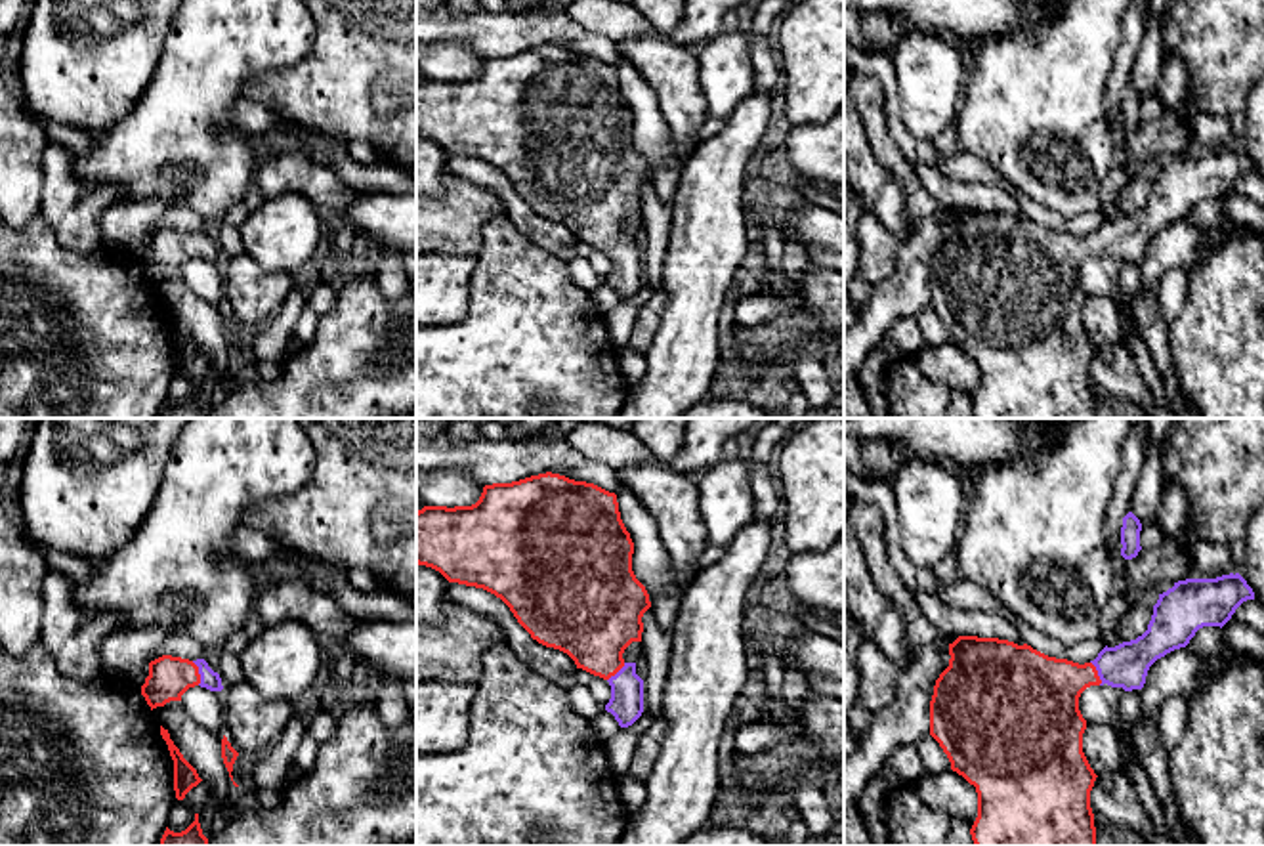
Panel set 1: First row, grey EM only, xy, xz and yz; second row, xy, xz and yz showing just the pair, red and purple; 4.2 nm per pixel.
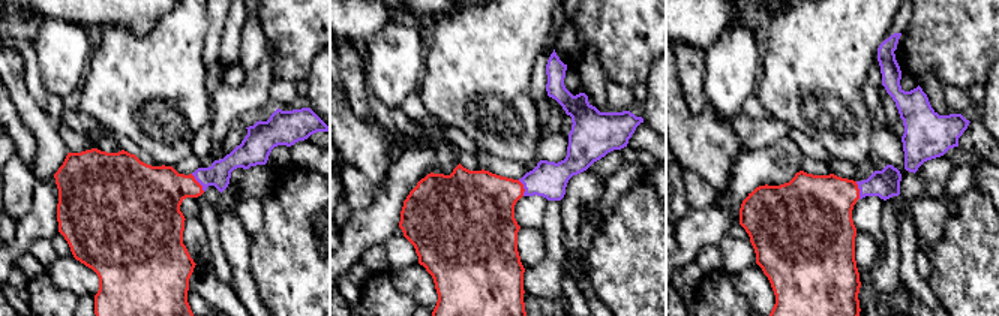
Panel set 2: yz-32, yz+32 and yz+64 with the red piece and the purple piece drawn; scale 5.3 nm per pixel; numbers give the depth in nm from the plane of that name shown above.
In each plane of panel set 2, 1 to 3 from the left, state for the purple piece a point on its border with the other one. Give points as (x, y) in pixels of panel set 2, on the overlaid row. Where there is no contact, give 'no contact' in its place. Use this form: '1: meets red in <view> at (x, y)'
1: meets red in yz-32 at (198, 183)
2: meets red in yz+32 at (522, 187)
3: meets red in yz+64 at (858, 190)

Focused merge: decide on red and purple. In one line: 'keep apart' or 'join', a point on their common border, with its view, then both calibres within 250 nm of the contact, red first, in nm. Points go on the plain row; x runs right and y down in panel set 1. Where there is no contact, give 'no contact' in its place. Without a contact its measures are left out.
join | xy (197, 245) | 180/80 nm

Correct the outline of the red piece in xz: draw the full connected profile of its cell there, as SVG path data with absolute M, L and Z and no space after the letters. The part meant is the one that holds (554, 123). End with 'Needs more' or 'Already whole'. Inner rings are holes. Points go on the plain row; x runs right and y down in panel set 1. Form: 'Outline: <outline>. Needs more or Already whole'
Outline: M552 44L485 57L472 78L424 78L416 84L416 136L439 143L449 155L495 166L533 212L607 252L611 271L605 283L621 300L643 285L643 252L622 225L632 214L642 214L642 189L651 180L632 143L632 126L617 67Z. Needs more

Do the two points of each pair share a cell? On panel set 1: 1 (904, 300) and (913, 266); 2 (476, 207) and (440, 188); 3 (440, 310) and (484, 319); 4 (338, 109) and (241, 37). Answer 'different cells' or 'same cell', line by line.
1: same cell
2: different cells
3: different cells
4: different cells

